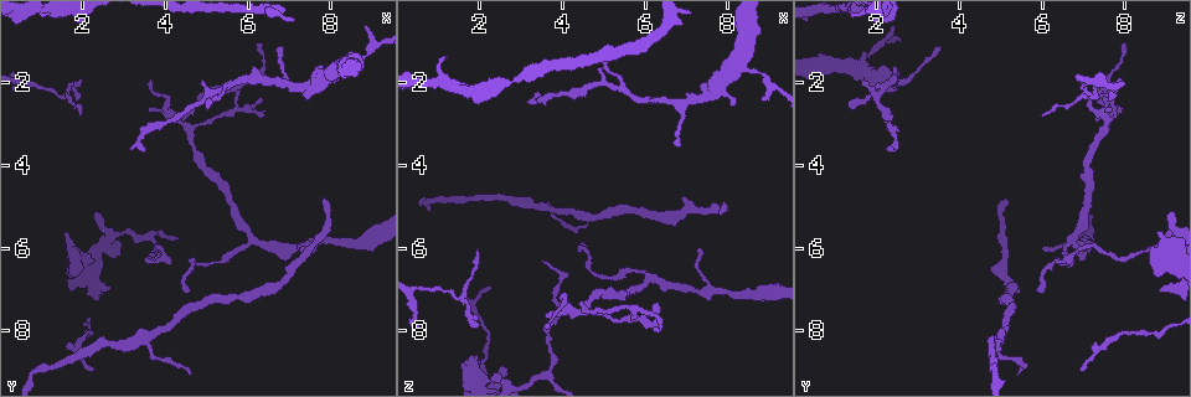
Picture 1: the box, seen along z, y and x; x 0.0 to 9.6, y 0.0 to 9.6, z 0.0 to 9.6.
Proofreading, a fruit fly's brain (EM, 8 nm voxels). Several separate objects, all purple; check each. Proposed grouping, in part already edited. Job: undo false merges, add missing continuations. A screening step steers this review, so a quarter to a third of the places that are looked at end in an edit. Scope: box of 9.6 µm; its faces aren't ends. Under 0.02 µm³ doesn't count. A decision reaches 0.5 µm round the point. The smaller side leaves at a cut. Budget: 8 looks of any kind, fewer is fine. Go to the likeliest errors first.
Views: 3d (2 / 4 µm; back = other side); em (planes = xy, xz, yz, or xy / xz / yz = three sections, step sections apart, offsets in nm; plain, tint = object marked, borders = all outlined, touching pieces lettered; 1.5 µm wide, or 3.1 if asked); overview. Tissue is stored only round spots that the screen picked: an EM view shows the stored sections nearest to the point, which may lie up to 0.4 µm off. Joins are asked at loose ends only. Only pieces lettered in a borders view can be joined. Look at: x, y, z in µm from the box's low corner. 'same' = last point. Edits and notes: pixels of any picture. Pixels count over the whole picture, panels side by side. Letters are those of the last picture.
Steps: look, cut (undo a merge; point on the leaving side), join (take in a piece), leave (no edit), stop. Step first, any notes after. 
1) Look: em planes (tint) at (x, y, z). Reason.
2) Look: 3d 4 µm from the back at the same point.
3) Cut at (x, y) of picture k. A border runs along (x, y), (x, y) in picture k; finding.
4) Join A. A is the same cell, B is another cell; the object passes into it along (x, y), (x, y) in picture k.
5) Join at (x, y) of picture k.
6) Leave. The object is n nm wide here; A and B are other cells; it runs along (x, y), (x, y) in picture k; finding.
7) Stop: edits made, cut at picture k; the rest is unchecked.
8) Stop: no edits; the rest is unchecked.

Look: 3d 2 µm at (7.85, 4.80, 5.15). Long arm stops here.

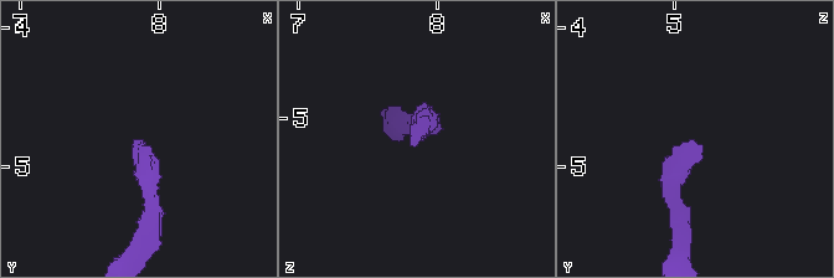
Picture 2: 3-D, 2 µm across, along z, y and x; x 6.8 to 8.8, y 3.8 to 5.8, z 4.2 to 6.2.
Look: em xz step 4 (borders) at (7.80, 4.82, 5.14). Now the EM.

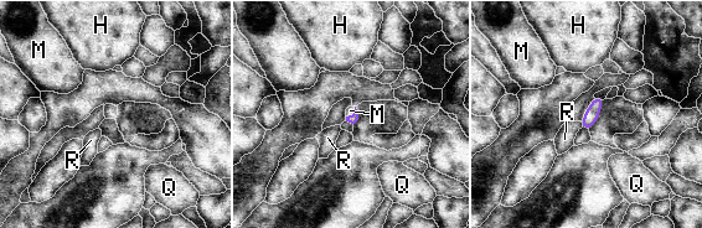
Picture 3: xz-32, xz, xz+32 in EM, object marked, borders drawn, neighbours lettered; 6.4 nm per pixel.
Look: em yz step 4 (borders) at the same point. Cut it another way.

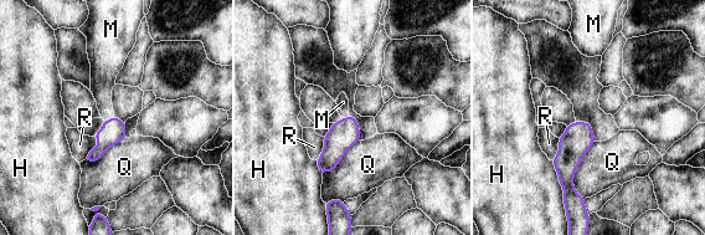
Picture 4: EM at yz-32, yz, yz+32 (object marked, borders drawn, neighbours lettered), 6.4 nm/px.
Join M. M is the same cell, H, Q and R are other cells; the object passes into it along (113, 131), (108, 119), (102, 82) in picture 4; the neuron continues.

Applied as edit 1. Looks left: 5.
Look: em planes (borders) at (1.95, 1.95, 7.85). An open end.

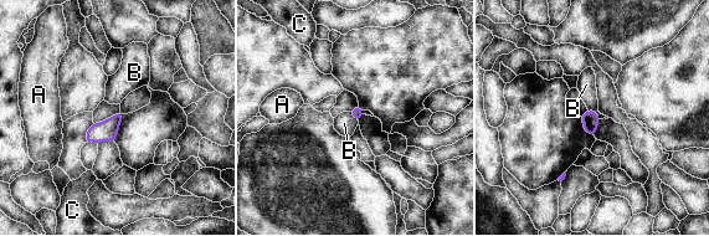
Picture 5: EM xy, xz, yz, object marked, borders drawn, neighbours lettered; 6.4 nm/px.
Leave. A, B and C are other cells; none of them fits.

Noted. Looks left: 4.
Stop: edits made, join at picture 4; the rest is unchecked.

